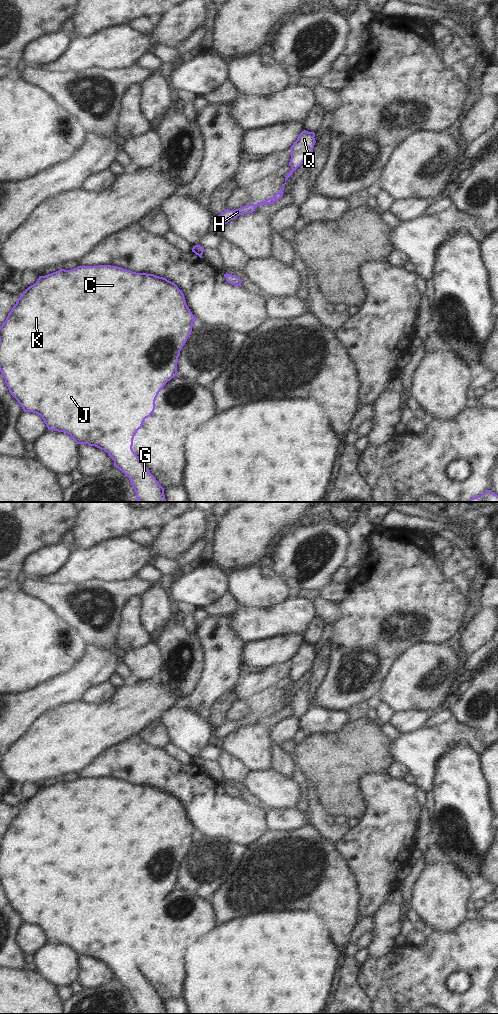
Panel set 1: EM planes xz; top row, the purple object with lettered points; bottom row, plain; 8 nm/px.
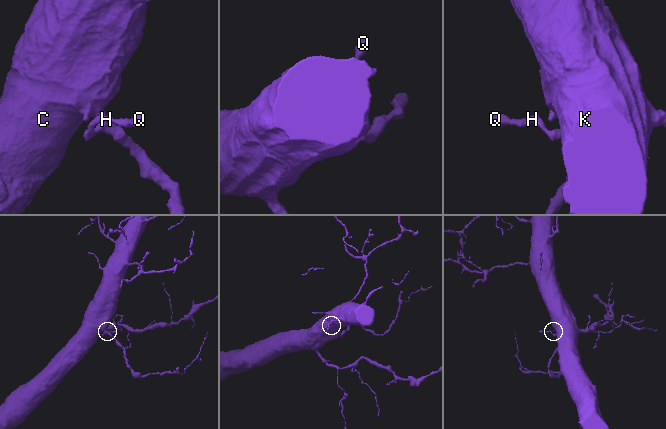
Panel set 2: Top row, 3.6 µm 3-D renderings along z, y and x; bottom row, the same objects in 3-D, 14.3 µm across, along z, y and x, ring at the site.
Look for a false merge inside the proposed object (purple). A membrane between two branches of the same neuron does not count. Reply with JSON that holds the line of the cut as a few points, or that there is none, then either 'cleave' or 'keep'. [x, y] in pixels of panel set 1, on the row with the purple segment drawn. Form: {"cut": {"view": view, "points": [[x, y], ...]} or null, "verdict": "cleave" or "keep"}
{"cut": null, "verdict": "keep"}

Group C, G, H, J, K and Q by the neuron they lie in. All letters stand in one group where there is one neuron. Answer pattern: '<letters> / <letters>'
C G H J K Q

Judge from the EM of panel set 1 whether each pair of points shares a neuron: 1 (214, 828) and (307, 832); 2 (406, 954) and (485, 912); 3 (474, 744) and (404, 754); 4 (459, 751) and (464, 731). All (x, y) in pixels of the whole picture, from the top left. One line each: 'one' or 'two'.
1: two
2: two
3: one
4: two

